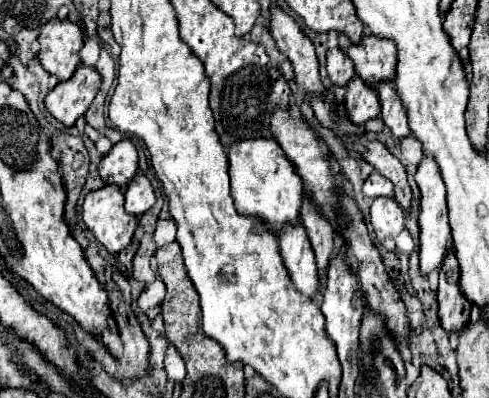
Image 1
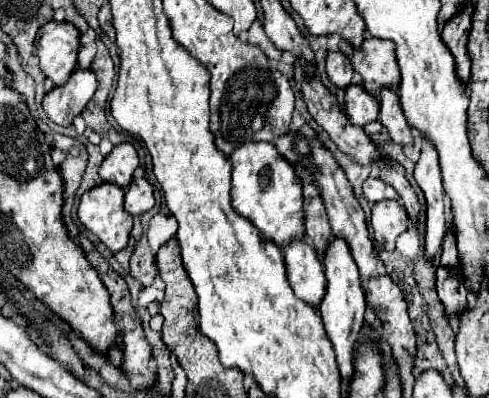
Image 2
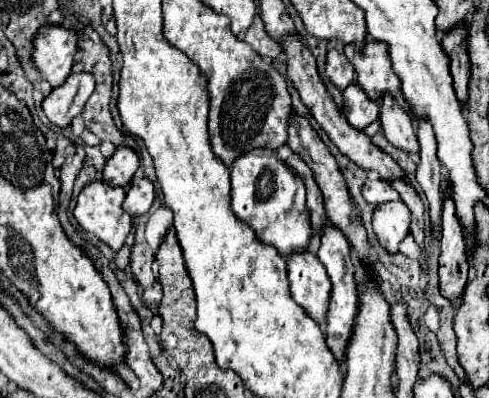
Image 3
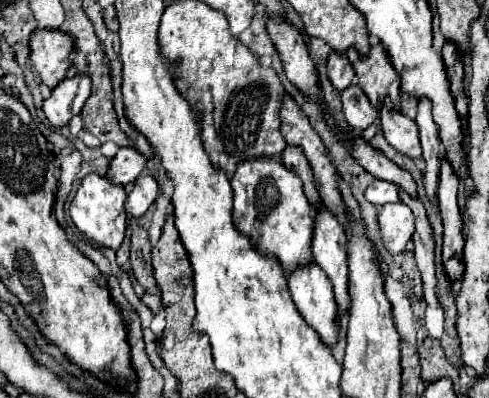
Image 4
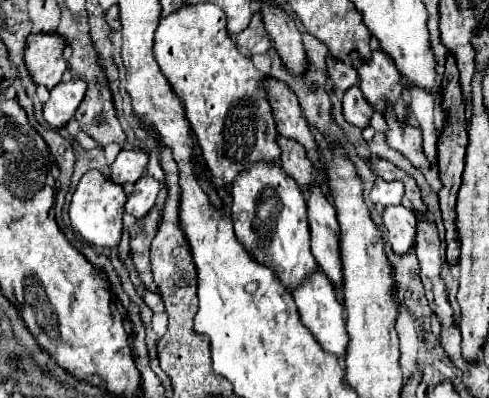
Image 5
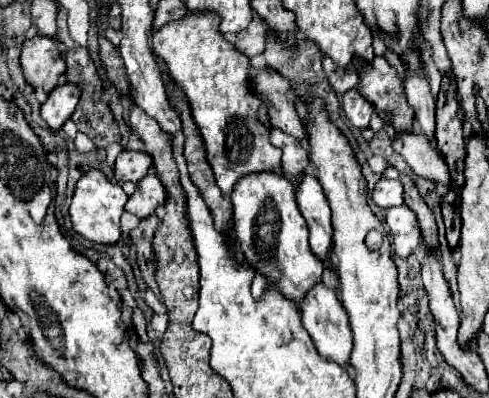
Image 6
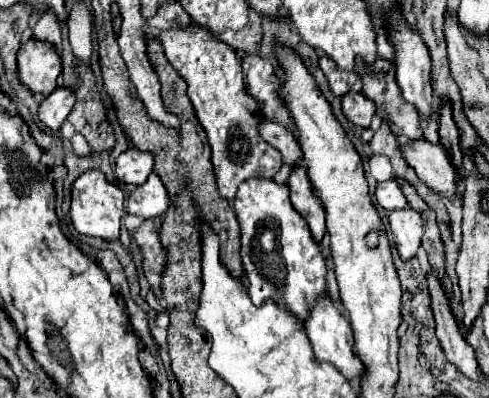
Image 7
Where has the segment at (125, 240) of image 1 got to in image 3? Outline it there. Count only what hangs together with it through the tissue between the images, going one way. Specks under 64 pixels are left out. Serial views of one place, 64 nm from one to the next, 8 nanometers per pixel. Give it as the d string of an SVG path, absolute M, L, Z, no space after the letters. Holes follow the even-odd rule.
M94 180L94 182L86 184L86 186L80 190L80 194L78 194L78 198L76 198L76 206L74 206L74 218L76 218L76 222L78 222L86 232L94 234L100 242L108 244L114 252L118 252L118 250L122 248L122 244L124 244L124 240L126 240L126 236L128 236L128 232L130 232L130 228L132 228L132 224L130 224L130 214L126 214L124 208L122 208L124 196L126 196L124 188L120 188L120 186L110 186L110 184L104 182L104 180Z

